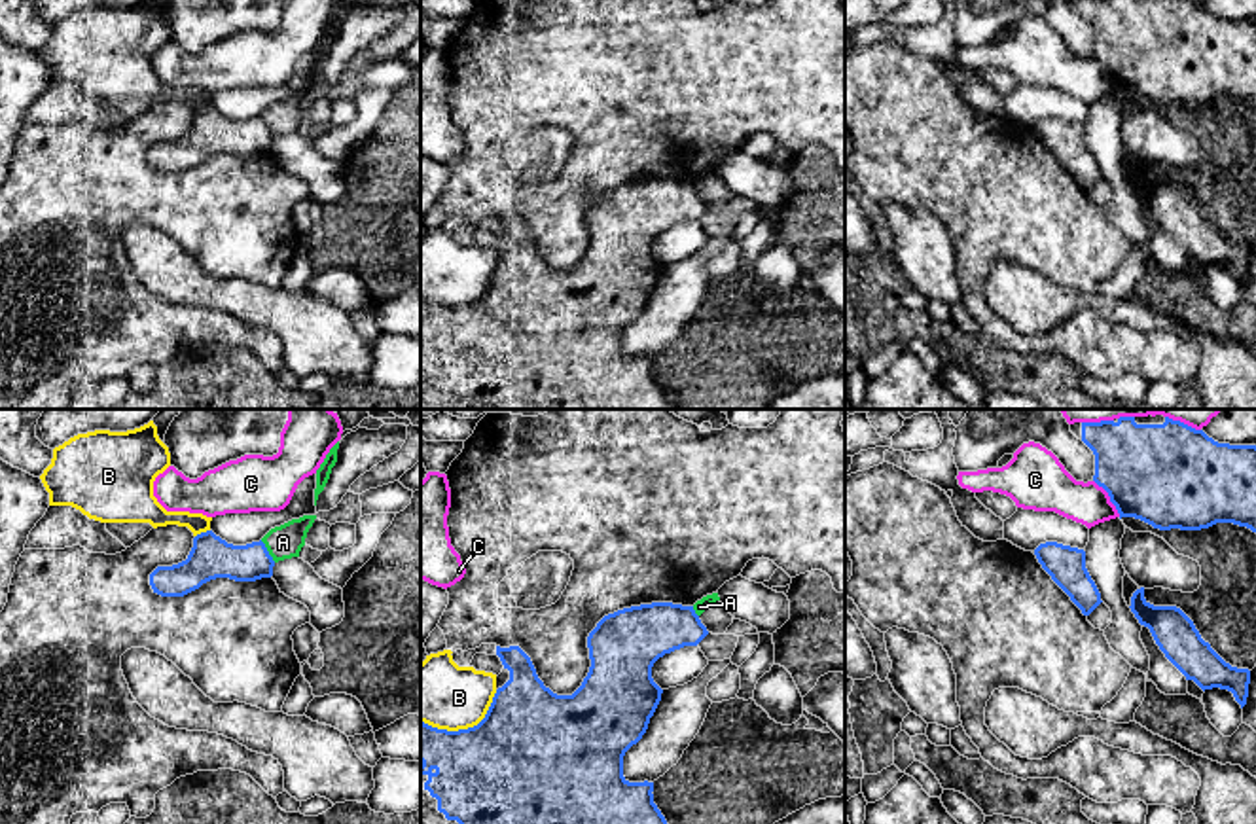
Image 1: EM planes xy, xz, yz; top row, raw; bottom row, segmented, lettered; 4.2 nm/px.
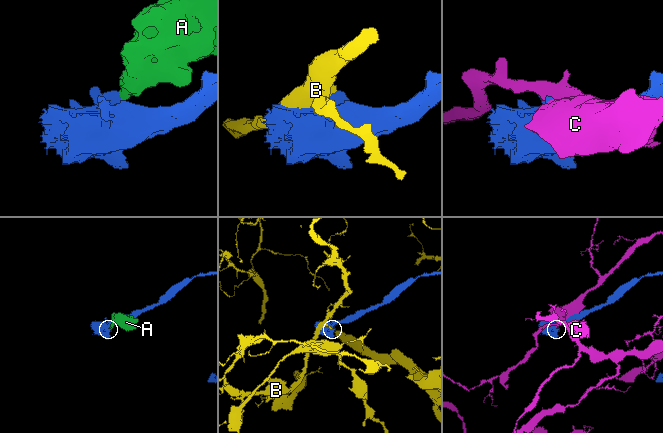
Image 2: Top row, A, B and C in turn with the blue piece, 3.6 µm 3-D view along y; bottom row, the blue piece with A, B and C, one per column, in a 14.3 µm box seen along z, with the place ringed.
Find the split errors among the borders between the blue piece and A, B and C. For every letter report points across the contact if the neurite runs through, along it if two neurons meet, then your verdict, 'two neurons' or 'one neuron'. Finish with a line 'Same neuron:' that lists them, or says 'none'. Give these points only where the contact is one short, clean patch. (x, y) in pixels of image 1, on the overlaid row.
A: border along xy (260, 540), (275, 561); two neurons
B: two neurons
C: two neurons
Same neuron: none

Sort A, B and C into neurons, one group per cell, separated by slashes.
A / B / C

